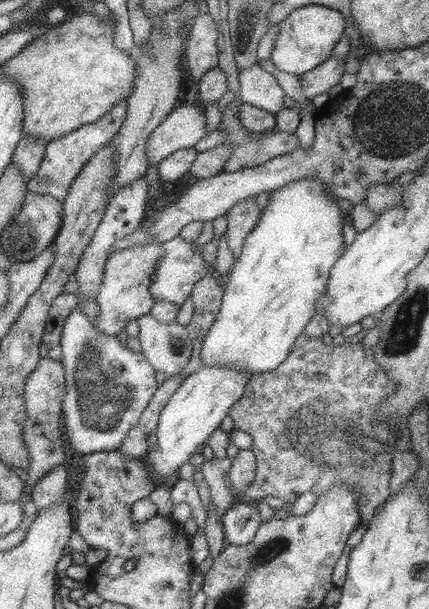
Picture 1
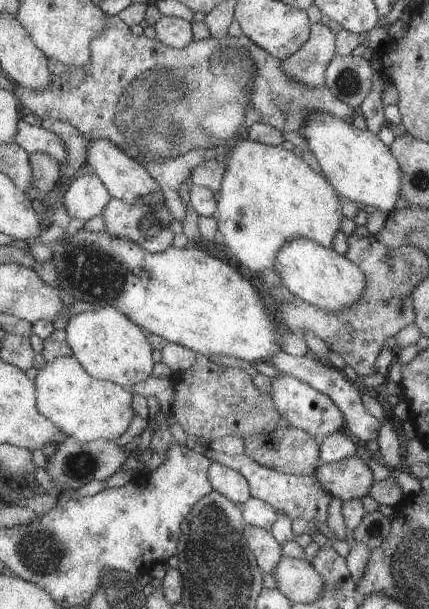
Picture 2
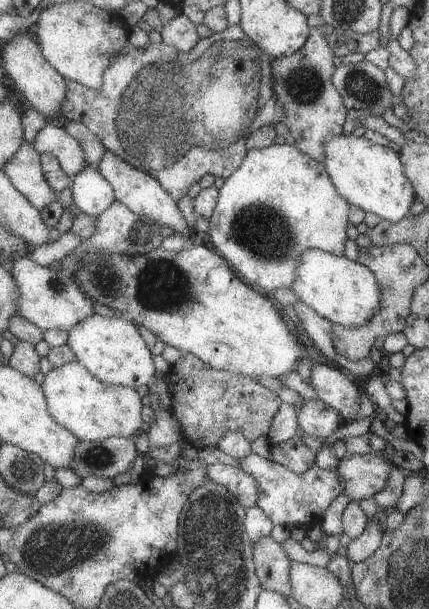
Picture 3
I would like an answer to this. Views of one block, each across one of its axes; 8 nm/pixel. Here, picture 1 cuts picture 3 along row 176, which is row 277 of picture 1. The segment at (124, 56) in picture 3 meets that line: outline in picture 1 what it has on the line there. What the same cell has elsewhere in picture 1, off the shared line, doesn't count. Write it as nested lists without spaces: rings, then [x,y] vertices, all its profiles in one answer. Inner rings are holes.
[[[178,236],[162,243],[162,256],[160,256],[160,260],[156,264],[155,274],[148,285],[148,291],[153,297],[153,302],[166,301],[175,304],[179,310],[186,297],[189,296],[194,284],[207,273],[211,273],[216,283],[223,288],[226,278],[229,277],[228,273],[221,275],[220,280],[217,280],[218,273],[215,271],[215,263],[212,266],[208,266],[206,260],[202,258],[203,254],[202,246],[194,248],[191,243],[185,243]]]

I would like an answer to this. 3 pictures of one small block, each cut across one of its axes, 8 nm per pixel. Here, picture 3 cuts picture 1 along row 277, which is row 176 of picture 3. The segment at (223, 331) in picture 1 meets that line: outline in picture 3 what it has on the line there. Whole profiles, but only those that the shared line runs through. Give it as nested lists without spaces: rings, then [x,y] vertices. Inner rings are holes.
[[[284,143],[246,150],[239,167],[223,180],[211,217],[209,240],[232,272],[245,283],[270,296],[275,290],[291,288],[299,256],[307,248],[342,256],[347,240],[347,218],[350,204],[339,196],[325,167],[319,161]]]

